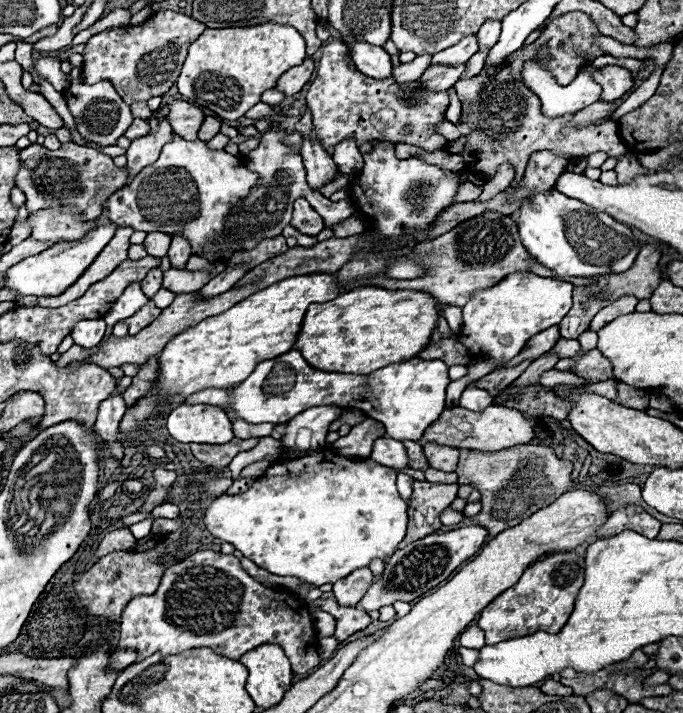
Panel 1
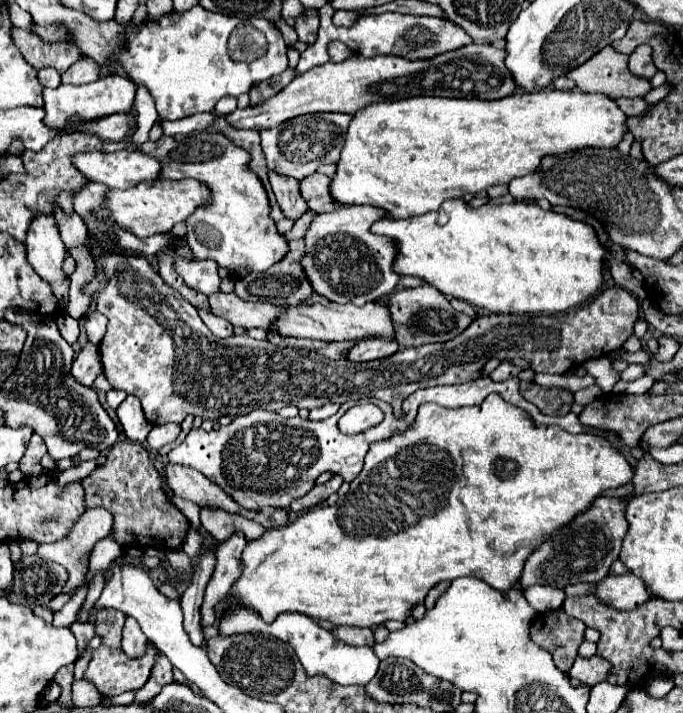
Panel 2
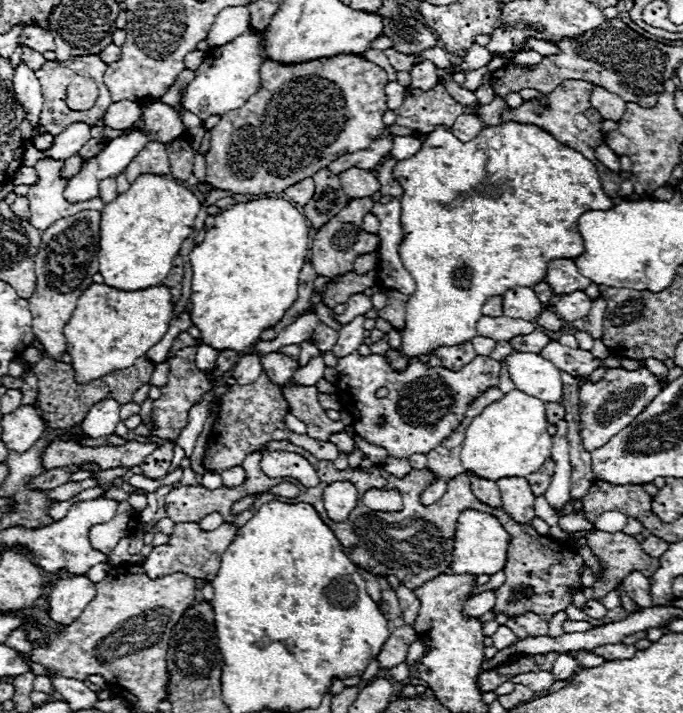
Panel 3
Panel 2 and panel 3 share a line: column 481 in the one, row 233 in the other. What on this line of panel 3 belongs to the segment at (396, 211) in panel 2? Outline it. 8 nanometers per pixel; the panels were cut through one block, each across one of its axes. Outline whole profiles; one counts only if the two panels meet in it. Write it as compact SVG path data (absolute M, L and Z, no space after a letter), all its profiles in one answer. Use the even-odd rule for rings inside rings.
M140 174L124 194L102 210L98 261L104 284L128 292L162 284L172 270L182 242L192 236L192 224L200 206L200 200L174 180Z

